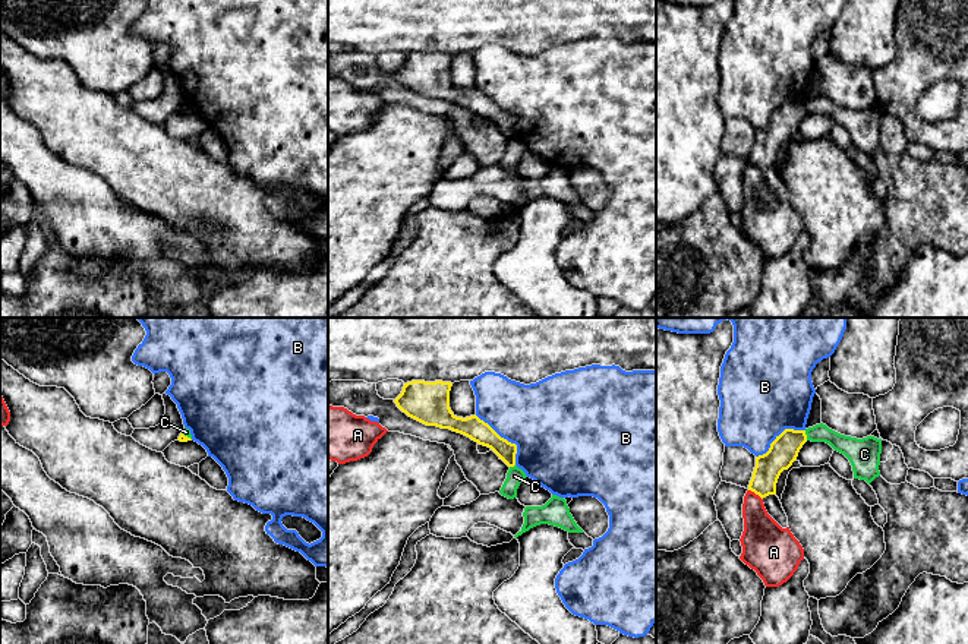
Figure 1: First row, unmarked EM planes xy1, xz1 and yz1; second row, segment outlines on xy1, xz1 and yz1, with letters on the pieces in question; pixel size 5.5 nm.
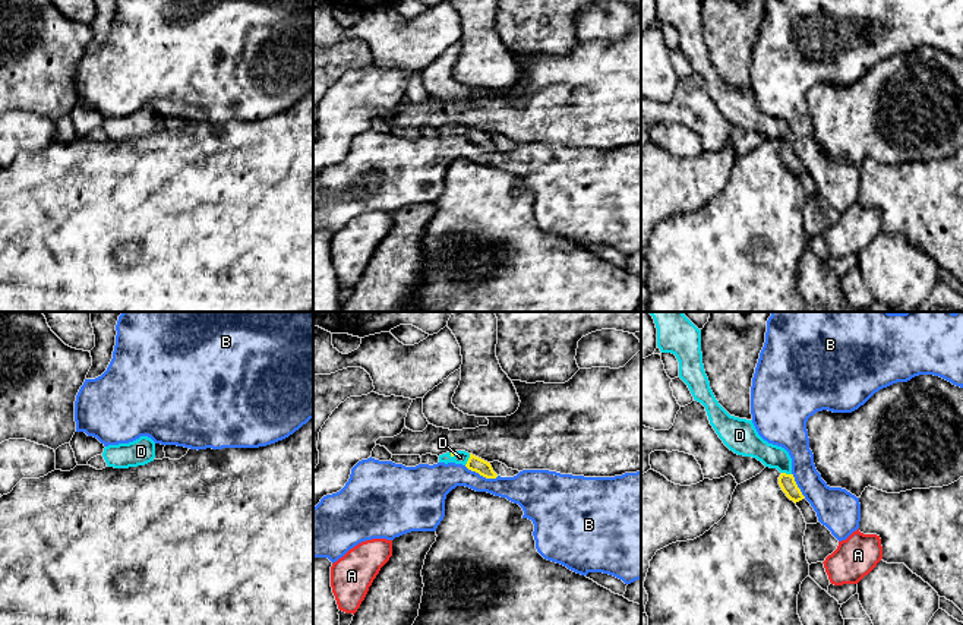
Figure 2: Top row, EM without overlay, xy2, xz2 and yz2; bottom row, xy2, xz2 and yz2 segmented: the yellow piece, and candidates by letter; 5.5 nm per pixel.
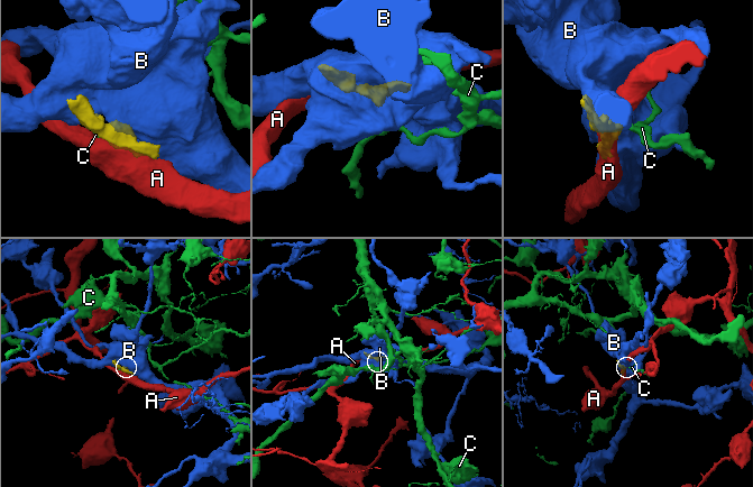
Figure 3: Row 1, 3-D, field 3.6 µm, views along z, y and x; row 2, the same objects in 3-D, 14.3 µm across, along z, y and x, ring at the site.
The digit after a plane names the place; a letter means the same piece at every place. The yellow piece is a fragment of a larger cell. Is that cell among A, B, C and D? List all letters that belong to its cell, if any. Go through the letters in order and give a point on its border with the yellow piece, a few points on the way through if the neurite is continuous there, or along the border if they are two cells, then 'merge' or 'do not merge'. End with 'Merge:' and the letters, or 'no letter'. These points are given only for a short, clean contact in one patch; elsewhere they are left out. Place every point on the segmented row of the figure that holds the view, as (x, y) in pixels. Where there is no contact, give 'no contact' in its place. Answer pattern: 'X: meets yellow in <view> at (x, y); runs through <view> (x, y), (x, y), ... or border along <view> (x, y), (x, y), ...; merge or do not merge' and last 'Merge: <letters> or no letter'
A: meets yellow in yz1 at (756, 493); do not merge
B: meets yellow in xz1 at (505, 439); do not merge
C: meets yellow in yz1 at (806, 435); border along yz1 (804, 431), (807, 439); do not merge
D: meets yellow in xz2 at (469, 460); runs through xz2 (476, 464), (469, 460), (460, 457); merge
Merge: D

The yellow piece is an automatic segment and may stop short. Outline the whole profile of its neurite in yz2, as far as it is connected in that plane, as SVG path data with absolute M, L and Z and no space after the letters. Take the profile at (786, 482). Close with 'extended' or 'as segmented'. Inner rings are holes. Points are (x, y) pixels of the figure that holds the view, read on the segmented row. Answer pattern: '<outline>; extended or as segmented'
M650 312L657 328L657 347L679 362L679 378L688 385L695 401L705 407L710 424L723 444L738 455L752 457L782 474L779 484L795 504L805 496L792 474L789 452L764 441L752 420L730 416L716 400L702 364L701 329L683 312Z; extended

